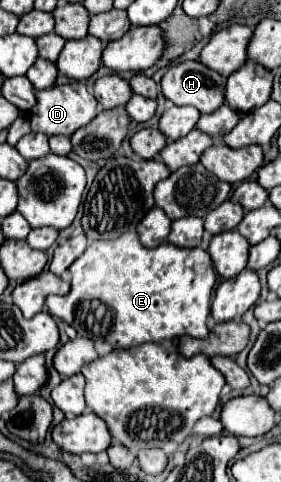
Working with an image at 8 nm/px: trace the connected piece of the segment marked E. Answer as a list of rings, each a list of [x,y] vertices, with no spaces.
[[[136,231],[124,233],[112,241],[94,241],[72,265],[72,289],[68,295],[50,295],[46,299],[48,311],[70,323],[78,335],[92,341],[108,341],[116,347],[136,347],[142,343],[162,343],[184,335],[204,339],[208,335],[206,319],[210,315],[214,269],[210,255],[202,247],[183,248],[172,243],[162,243],[154,249],[140,245]]]

